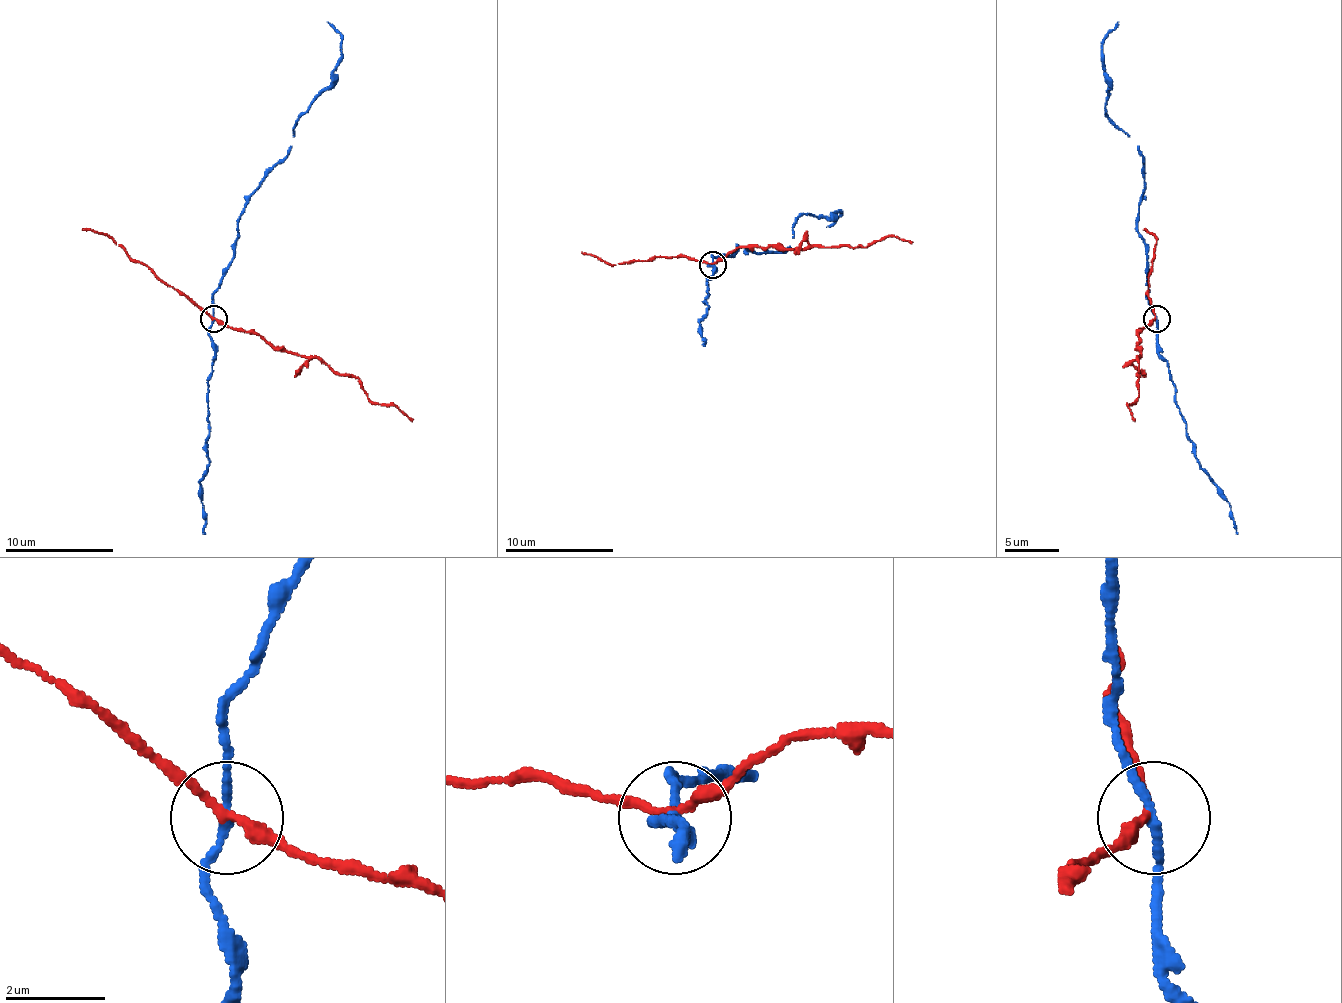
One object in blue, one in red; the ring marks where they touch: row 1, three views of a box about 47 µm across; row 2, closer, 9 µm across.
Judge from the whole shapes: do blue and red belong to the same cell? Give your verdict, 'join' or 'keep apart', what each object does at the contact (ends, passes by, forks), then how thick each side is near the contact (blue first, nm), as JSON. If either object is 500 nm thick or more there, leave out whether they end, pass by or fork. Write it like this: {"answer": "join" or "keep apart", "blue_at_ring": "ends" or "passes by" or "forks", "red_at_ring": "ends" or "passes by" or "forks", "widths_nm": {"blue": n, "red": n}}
{"answer": "keep apart", "blue_at_ring": "passes by", "red_at_ring": "passes by", "widths_nm": {"blue": 160, "red": 200}}

